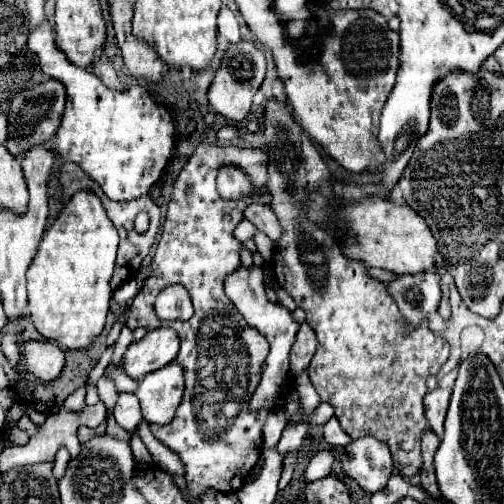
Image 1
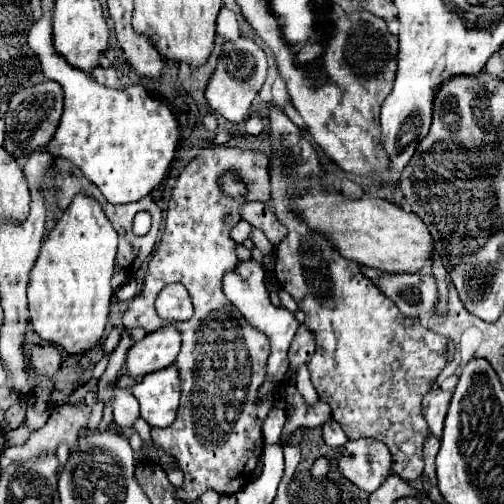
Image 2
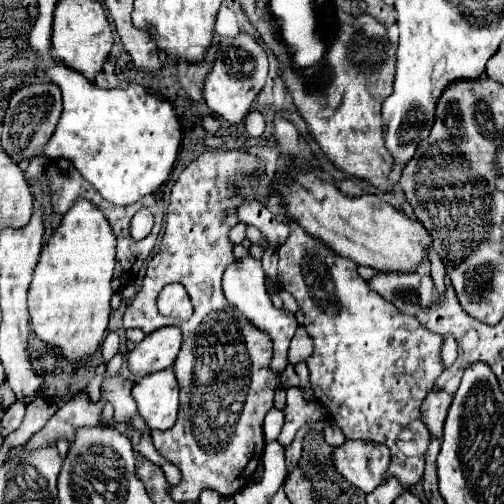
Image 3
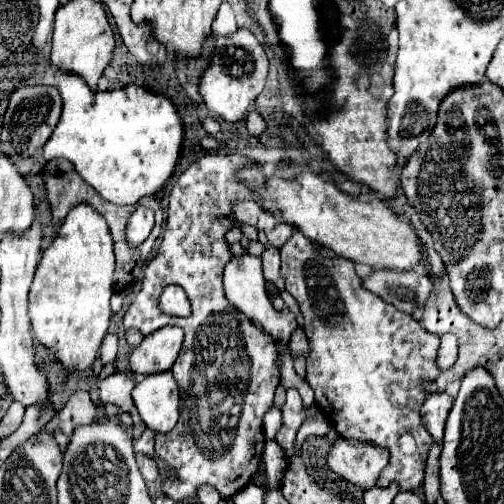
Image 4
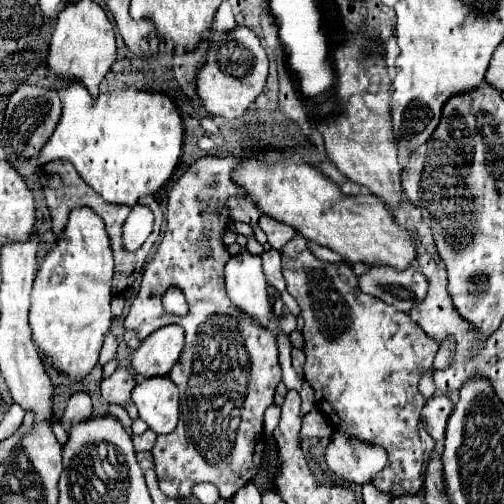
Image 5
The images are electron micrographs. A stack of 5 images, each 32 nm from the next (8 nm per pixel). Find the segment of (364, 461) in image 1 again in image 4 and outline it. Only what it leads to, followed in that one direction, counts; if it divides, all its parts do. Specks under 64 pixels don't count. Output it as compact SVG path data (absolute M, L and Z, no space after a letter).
M346 438L332 444L328 452L330 468L362 490L370 490L378 484L380 472L388 466L388 458L388 448Z

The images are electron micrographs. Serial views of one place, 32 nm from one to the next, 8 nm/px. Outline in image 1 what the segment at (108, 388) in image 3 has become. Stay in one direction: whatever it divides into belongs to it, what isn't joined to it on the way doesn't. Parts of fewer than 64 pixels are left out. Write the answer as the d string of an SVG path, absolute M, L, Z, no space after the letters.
M120 394L118 402L114 406L114 416L116 416L116 422L124 430L134 432L138 428L138 424L144 420L136 394Z

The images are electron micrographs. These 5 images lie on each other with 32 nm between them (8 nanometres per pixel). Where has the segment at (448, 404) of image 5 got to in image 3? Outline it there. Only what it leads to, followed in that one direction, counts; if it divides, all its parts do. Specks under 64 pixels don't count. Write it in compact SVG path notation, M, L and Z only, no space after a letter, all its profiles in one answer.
M430 390L422 402L422 420L428 426L430 434L438 440L442 438L442 428L450 402L452 402L452 394L448 394L446 390Z

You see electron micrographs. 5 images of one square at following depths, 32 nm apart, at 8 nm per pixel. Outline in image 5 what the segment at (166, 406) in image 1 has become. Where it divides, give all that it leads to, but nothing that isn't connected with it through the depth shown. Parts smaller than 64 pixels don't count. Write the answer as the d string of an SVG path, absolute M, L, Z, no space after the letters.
M152 376L136 384L132 390L132 402L138 408L140 418L156 434L170 434L178 422L178 388L172 378Z

